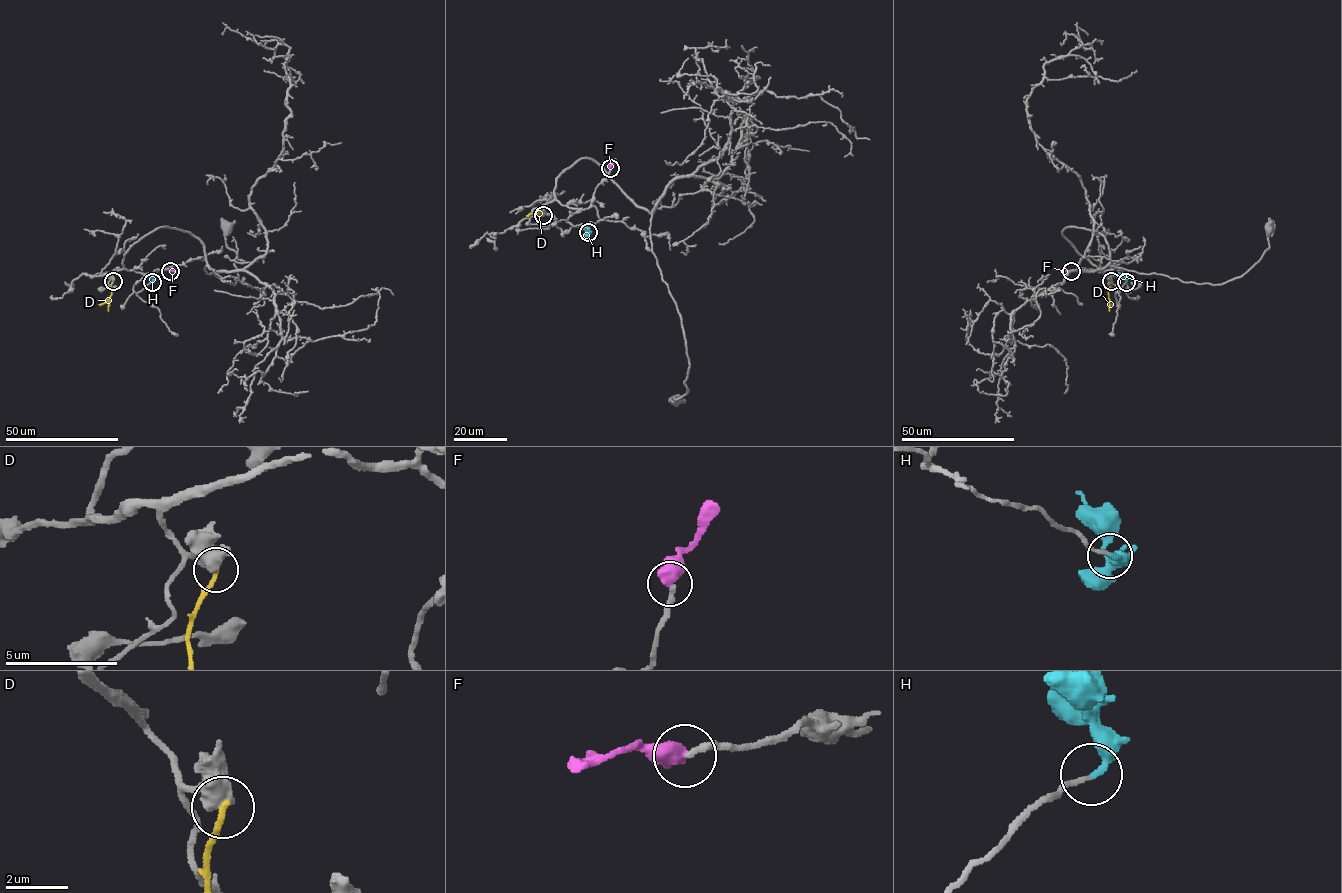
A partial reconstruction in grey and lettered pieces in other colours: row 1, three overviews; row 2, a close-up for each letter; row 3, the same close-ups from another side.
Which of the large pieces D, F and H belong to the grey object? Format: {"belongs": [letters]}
{"belongs": ["F", "H"]}

